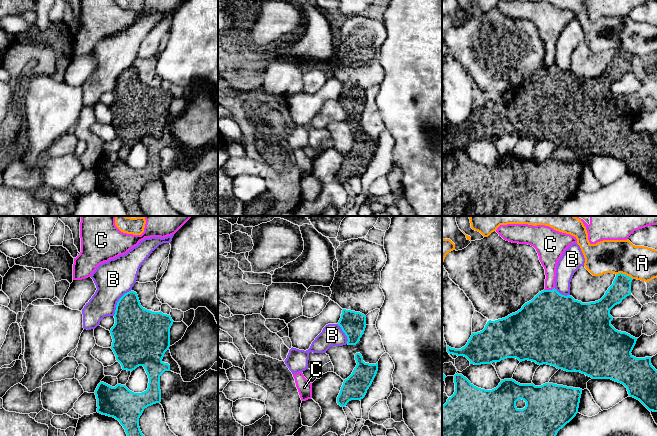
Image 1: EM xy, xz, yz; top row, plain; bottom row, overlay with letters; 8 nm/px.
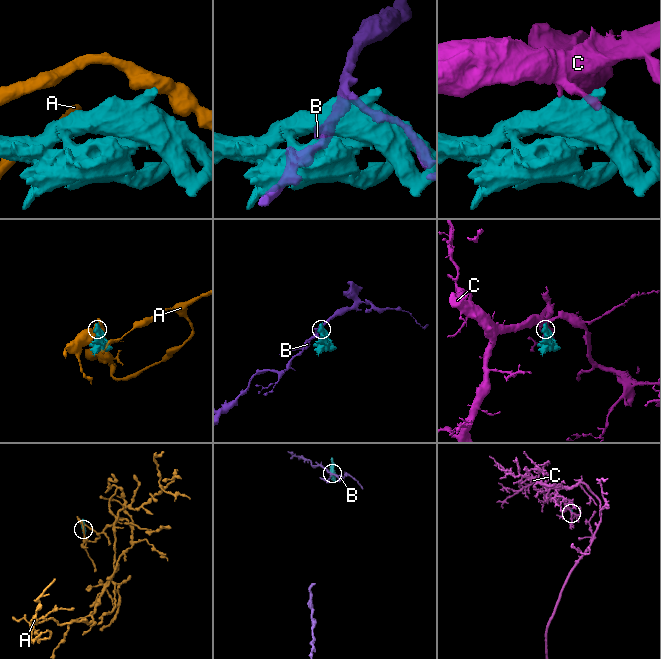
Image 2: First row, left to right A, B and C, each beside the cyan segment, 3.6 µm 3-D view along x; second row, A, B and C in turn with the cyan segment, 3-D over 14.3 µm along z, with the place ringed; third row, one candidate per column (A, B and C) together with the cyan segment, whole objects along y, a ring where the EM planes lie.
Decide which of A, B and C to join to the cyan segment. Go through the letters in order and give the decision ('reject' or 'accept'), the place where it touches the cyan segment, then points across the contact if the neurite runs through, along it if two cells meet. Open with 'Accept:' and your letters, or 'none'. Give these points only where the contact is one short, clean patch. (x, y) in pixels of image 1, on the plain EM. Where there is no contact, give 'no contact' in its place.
Accept: none
A: reject | yz (624, 50) | along yz (616, 50), (623, 49), (632, 55)
B: reject | xy (117, 78)
C: reject | yz (549, 66) | along yz (554, 63), (544, 66)

